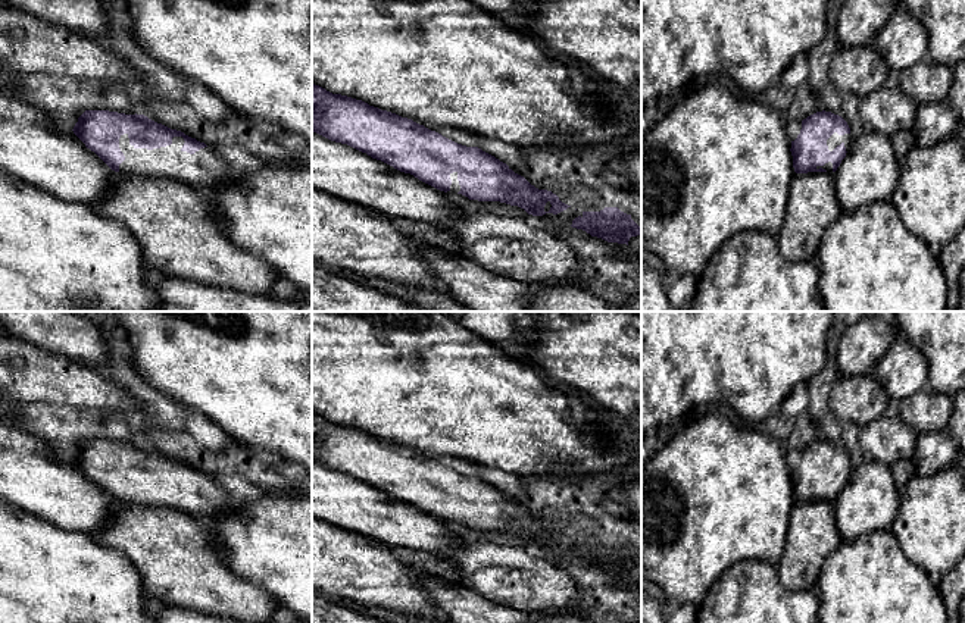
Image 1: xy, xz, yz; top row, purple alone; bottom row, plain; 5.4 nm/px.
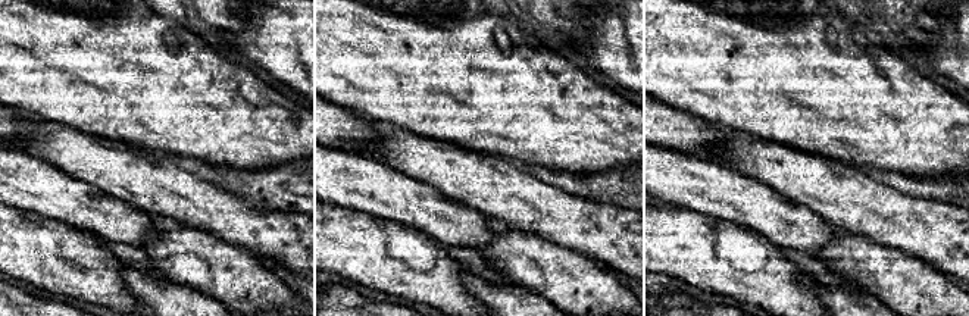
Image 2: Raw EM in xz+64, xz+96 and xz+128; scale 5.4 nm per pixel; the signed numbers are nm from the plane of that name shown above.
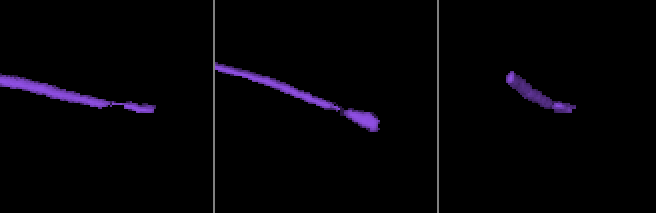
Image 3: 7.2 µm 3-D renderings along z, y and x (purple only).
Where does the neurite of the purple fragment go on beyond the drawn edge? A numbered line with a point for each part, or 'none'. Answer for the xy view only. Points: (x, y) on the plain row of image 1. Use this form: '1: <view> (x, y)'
1: xy (205, 498)

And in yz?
1: yz (834, 469)

